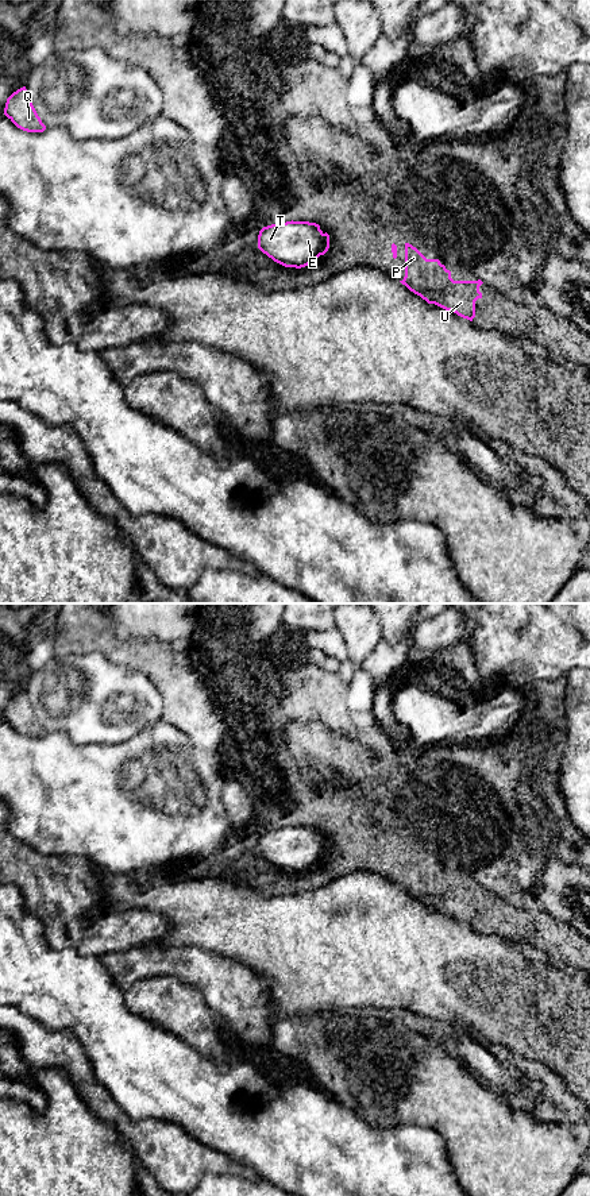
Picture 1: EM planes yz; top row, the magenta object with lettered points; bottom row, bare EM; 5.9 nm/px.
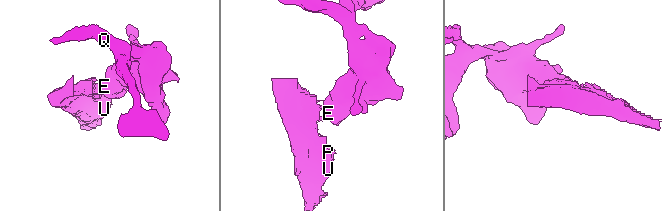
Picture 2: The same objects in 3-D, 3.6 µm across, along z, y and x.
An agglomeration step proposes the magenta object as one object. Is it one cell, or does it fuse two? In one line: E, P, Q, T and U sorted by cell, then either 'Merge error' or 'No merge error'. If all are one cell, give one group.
Groups: E Q T / P U. Merge error

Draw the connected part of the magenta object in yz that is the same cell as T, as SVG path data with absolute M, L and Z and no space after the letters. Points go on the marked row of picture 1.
M309 221L275 223L259 231L258 248L285 267L301 269L320 256L323 231Z

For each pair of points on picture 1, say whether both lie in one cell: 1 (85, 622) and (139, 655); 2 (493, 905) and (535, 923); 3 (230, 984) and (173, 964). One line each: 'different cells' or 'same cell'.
1: same cell
2: same cell
3: same cell

